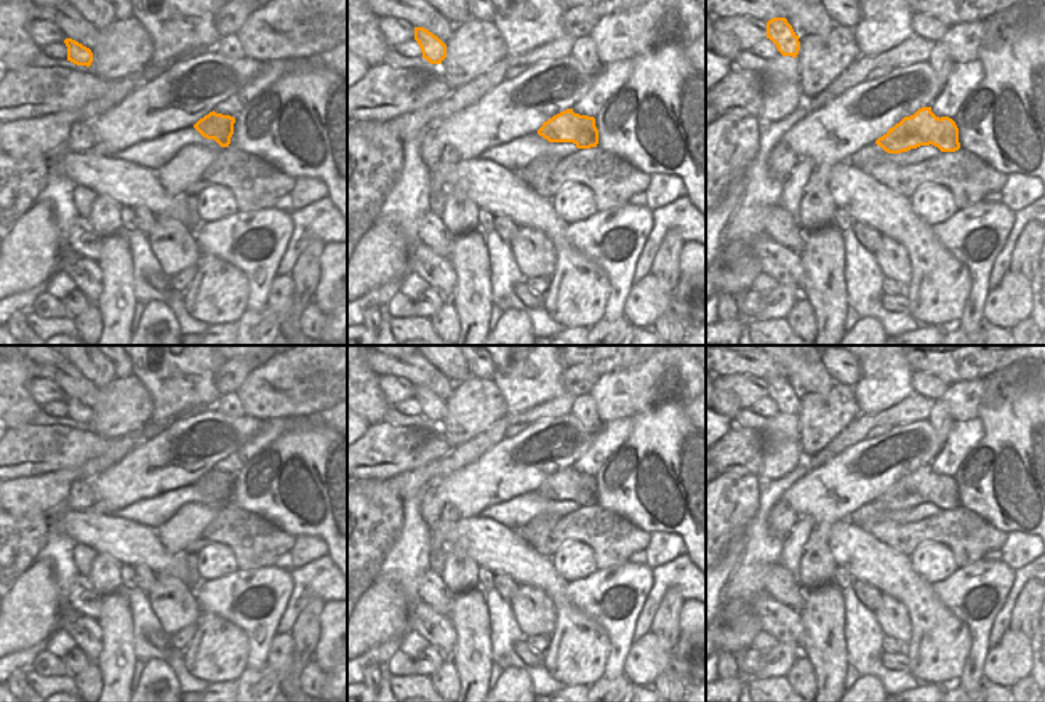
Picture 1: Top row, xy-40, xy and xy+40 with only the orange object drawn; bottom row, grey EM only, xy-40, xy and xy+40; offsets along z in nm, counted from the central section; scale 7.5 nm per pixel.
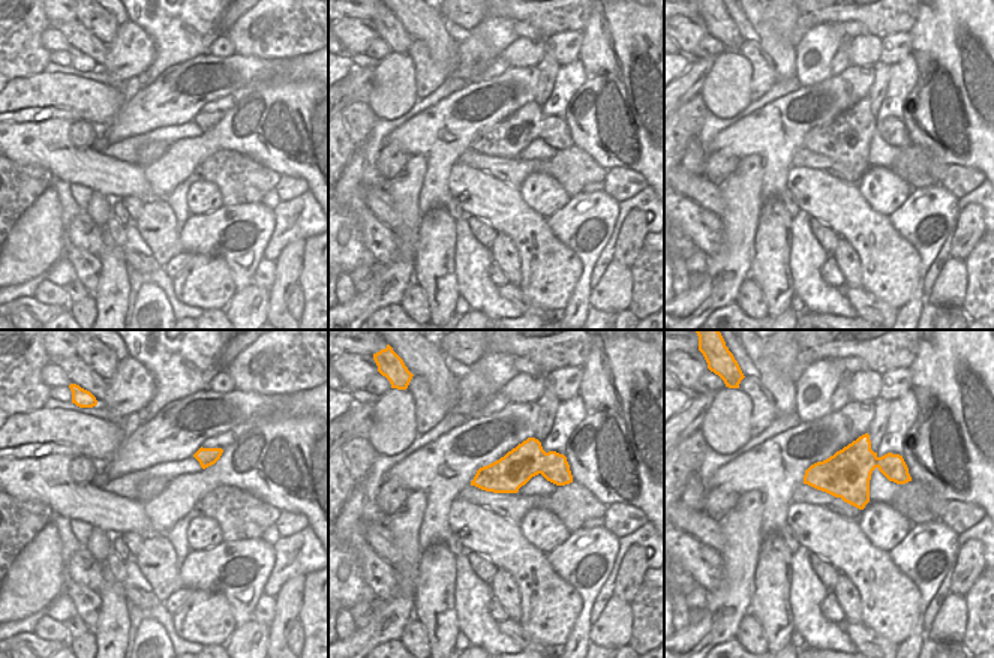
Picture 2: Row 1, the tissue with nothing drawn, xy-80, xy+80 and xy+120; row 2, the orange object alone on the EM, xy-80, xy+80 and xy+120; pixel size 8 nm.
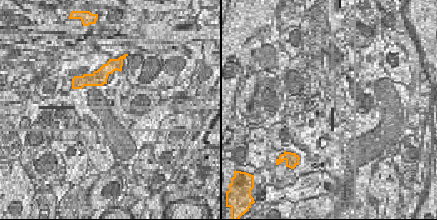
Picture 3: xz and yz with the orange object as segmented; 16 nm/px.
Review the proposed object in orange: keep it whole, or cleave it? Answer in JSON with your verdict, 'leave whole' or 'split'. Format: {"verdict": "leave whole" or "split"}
{"verdict": "split"}

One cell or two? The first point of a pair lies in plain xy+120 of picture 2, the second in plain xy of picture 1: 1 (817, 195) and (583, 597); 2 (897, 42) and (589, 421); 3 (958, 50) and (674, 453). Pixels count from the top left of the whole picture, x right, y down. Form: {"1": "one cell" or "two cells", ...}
{"1": "two cells", "2": "two cells", "3": "one cell"}

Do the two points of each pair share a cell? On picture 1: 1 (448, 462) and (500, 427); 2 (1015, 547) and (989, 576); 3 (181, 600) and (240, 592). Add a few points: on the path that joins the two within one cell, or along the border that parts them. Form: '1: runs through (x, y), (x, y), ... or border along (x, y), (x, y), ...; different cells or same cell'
1: runs through (461, 456), (487, 440); same cell
2: border along (1000, 560), (1013, 571), (1008, 597); different cells
3: border along (192, 590), (202, 611); different cells

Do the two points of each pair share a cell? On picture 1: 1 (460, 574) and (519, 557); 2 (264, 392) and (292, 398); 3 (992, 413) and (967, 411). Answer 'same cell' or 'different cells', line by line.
1: different cells
2: same cell
3: different cells

